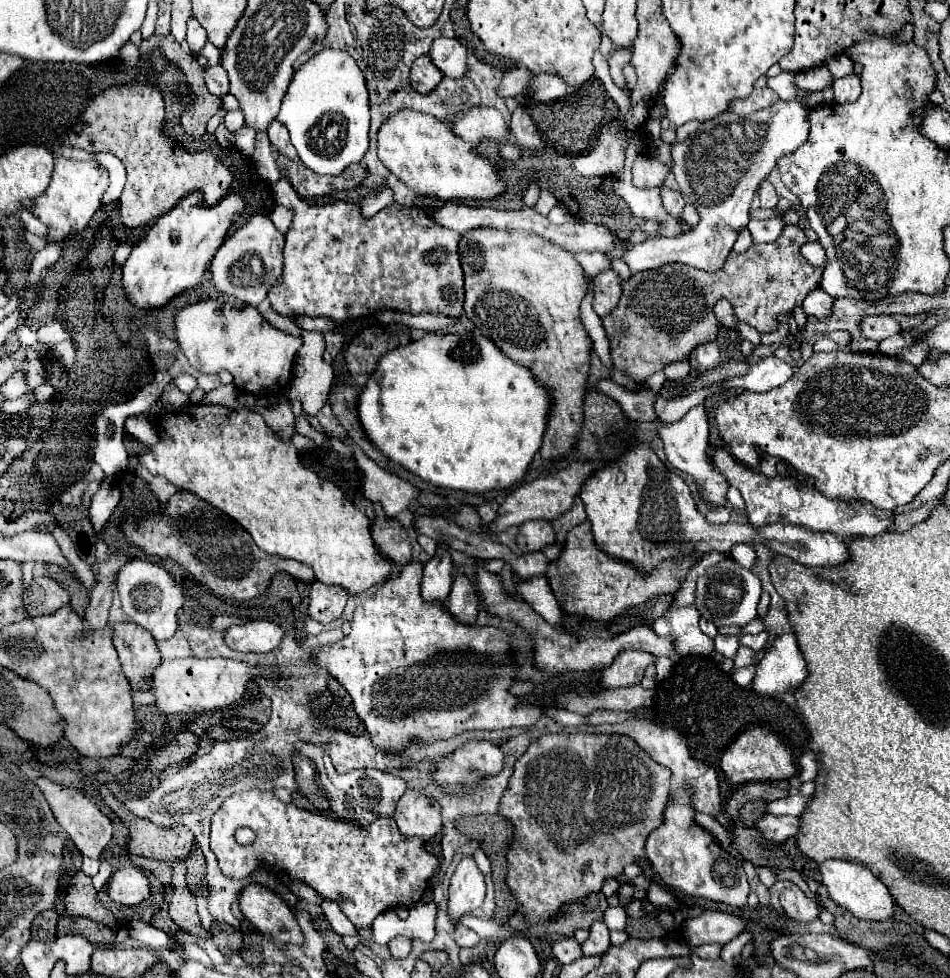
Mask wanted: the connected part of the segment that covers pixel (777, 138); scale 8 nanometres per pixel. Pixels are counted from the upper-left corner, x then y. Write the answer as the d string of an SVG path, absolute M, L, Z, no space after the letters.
M780 100L766 110L750 114L748 118L724 112L702 124L684 142L672 144L672 174L676 176L680 192L694 206L702 208L698 226L680 238L668 240L658 236L632 246L630 250L626 250L624 242L618 242L612 258L624 258L632 272L652 270L672 262L682 262L706 272L722 268L738 230L750 220L748 210L760 180L770 174L778 156L794 152L794 148L806 142L806 112L808 108L798 100Z

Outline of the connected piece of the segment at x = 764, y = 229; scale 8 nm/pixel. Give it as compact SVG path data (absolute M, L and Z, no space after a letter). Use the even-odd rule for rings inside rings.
M778 216L778 218L770 218L766 222L750 222L748 230L750 230L754 242L774 242L780 236L784 224L786 224L784 218Z

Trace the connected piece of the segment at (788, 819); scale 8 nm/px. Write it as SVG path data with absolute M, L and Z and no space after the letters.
M764 816L756 822L756 830L768 842L784 842L798 832L796 816Z

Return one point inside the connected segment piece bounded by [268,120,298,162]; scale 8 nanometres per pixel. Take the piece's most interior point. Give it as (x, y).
(279, 137)

